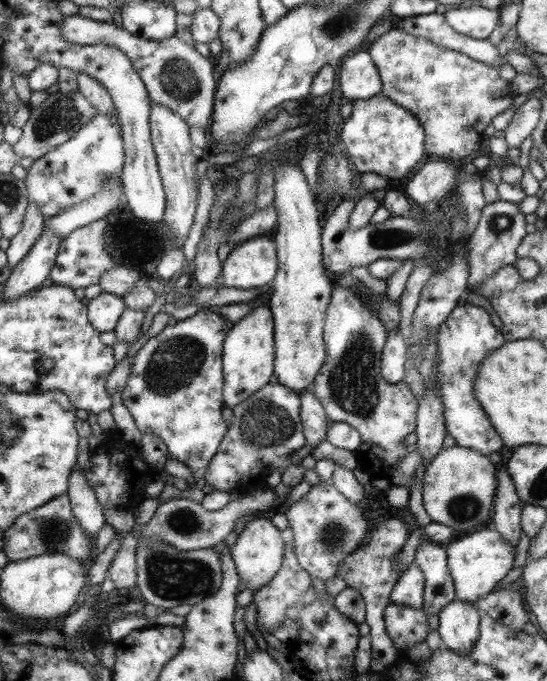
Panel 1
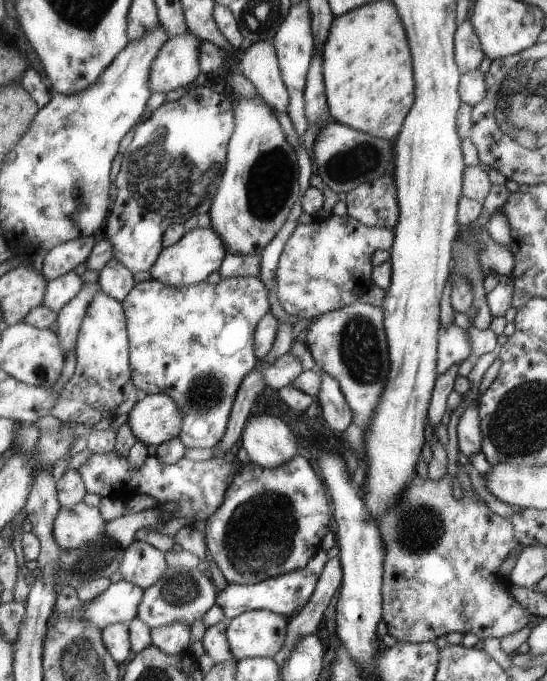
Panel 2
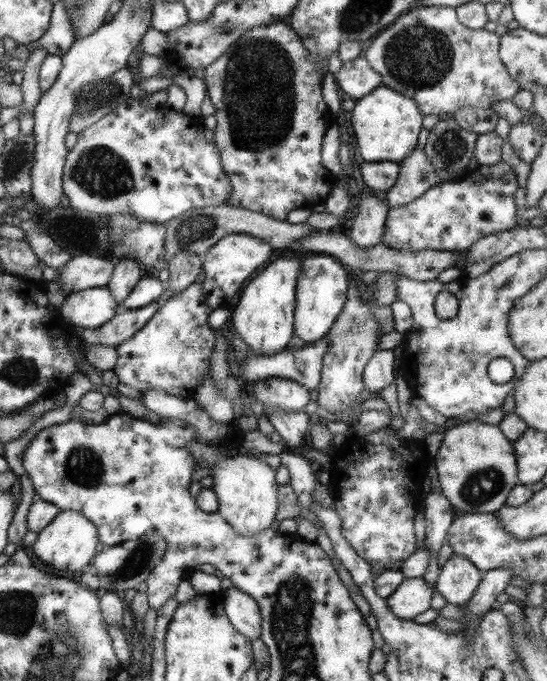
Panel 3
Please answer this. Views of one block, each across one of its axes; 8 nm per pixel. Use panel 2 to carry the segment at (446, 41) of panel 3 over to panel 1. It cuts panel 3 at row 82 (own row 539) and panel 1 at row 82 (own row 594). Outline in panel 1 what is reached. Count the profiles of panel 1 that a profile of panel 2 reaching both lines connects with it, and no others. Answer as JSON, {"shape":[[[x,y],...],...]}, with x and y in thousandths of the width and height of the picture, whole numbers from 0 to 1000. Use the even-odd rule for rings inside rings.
{"shape":[[[717,41],[702,48],[673,68],[673,76],[695,103],[702,123],[698,138],[735,154],[735,159],[748,160],[777,184],[779,217],[792,232],[843,235],[857,226],[874,226],[885,188],[899,179],[903,170],[929,162],[940,150],[934,120],[925,120],[921,115],[910,115],[910,120],[903,120],[907,109],[903,103],[896,103],[898,97],[885,97],[885,109],[874,109],[878,90],[870,91],[865,84],[852,82],[850,78],[812,70],[793,65],[790,59],[755,53],[755,48],[739,47],[731,41]],[[881,112],[885,115],[896,112],[899,120],[881,120]]]}

